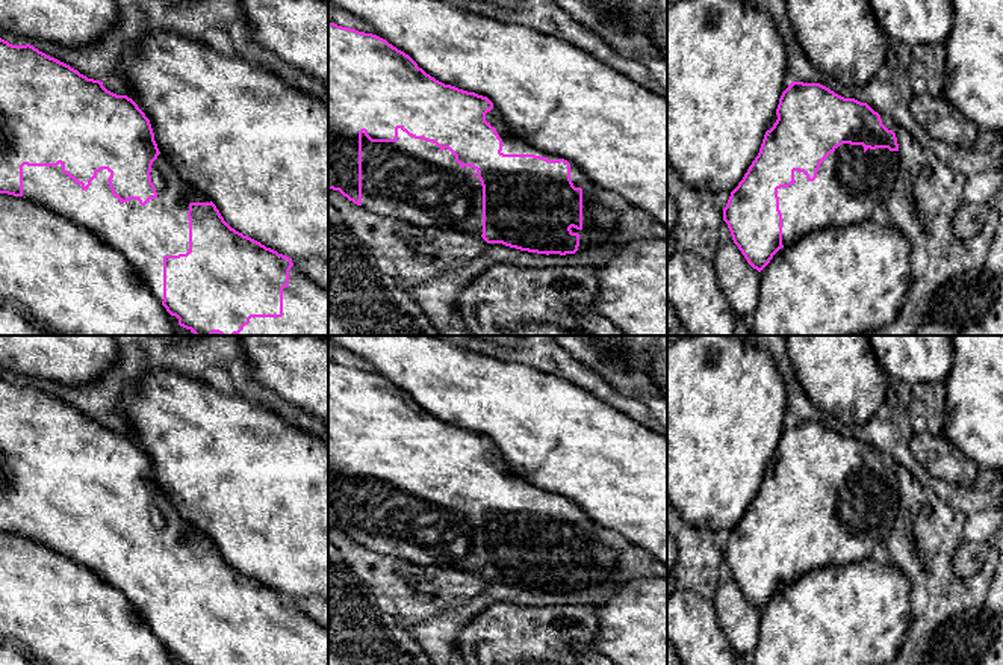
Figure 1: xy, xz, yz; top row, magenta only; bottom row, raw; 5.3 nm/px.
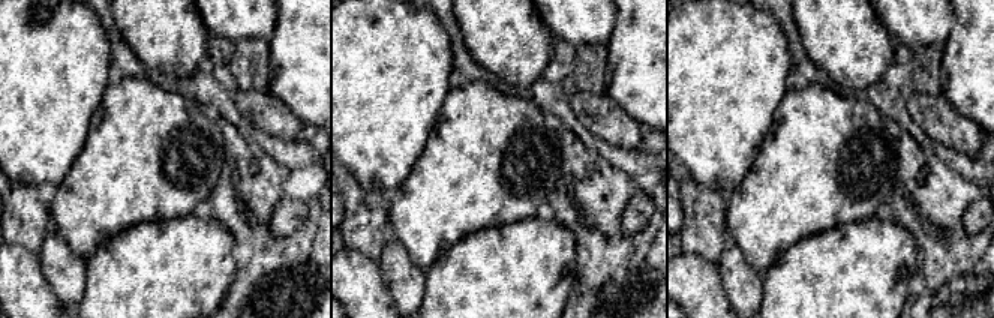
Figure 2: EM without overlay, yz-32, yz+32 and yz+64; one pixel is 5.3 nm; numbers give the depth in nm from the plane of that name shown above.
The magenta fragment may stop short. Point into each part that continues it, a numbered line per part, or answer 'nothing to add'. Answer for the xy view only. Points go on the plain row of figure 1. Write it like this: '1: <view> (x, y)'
1: xy (144, 573)

